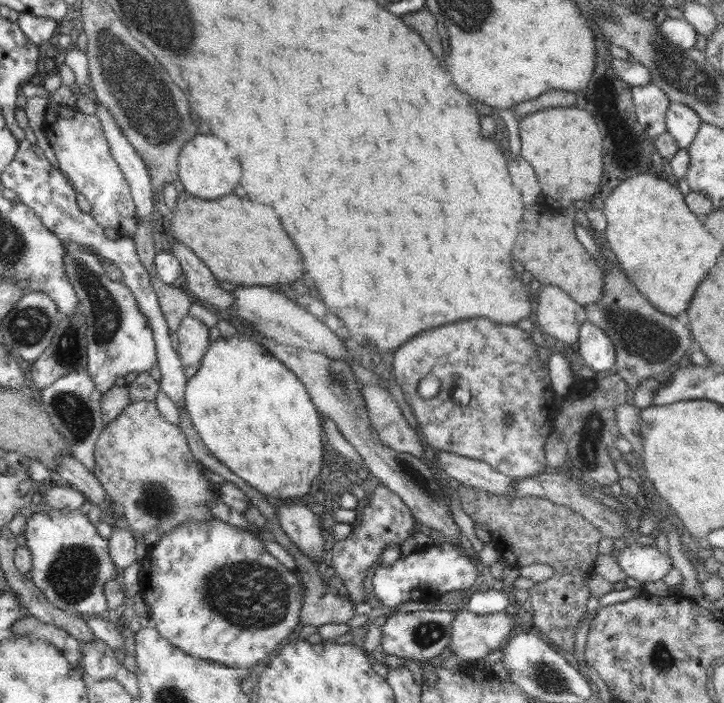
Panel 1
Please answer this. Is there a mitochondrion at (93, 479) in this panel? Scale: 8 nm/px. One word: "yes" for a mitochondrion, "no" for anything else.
no

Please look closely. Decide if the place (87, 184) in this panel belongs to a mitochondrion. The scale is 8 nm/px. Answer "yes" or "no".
no

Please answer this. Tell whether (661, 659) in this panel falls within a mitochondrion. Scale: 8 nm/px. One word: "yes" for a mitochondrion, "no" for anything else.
yes

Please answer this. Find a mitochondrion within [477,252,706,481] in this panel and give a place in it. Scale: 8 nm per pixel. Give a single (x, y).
(641, 336)

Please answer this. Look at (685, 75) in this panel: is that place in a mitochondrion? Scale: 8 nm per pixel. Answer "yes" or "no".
yes

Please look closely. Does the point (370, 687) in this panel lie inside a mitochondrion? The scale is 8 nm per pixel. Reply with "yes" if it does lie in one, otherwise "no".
no

